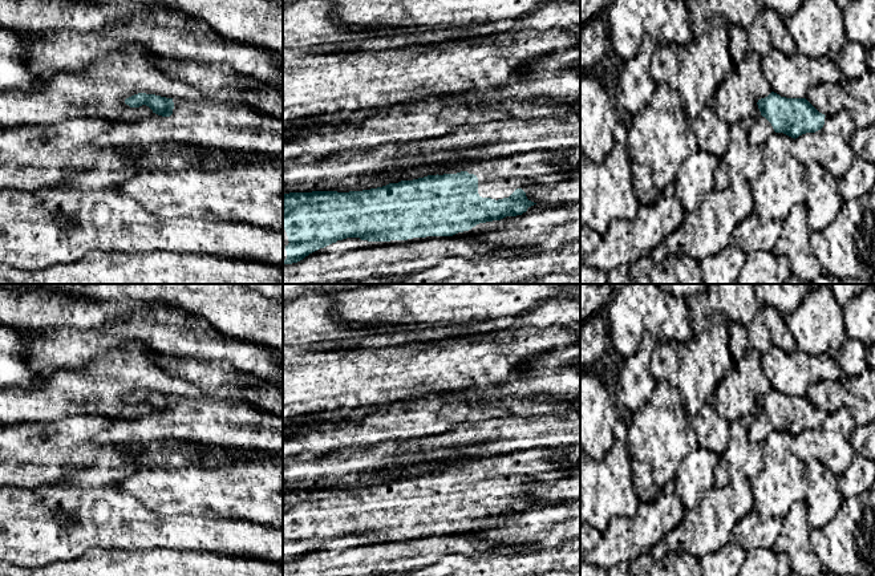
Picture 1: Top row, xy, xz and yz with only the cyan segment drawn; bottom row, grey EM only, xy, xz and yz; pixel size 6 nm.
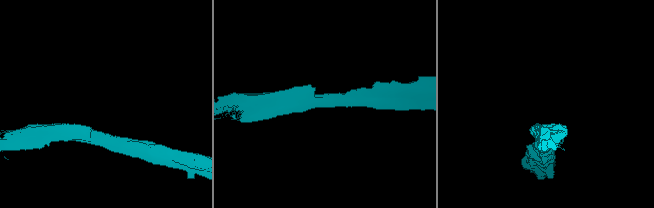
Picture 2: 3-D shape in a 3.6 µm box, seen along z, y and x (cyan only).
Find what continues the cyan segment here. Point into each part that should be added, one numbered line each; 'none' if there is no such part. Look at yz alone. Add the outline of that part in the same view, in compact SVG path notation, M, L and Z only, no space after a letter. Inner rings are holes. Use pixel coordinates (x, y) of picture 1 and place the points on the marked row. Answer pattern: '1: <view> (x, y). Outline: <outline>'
1: yz (761, 130). Outline: M759 115L750 129L750 142L756 146L763 147L767 138L775 131L771 123L762 115Z

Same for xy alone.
1: xy (211, 125). Outline: M173 97L170 117L155 113L135 121L114 122L112 127L94 138L101 147L135 147L150 145L194 146L218 153L264 153L283 158L283 119L247 106L232 108L215 101L190 101Z

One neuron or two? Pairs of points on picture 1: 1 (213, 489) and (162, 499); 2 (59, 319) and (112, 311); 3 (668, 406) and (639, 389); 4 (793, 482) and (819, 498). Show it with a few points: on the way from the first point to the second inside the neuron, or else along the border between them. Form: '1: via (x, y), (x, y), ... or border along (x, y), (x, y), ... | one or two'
1: via (201, 489), (174, 490) | one
2: via (72, 315), (98, 315) | one
3: border along (657, 381), (649, 398), (634, 413) | two
4: border along (803, 462), (805, 501) | two

